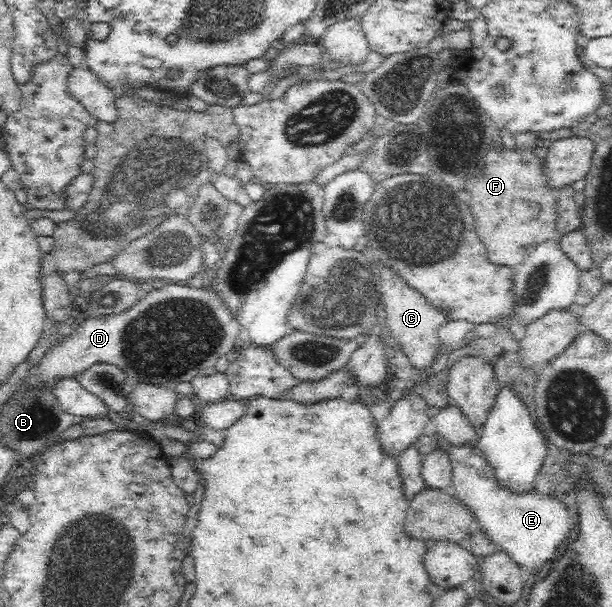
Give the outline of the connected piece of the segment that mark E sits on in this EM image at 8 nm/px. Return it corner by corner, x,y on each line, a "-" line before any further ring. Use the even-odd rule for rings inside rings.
442,441
449,449
452,462
450,490
467,503
476,517
477,527
487,532
501,549
507,550
513,559
531,570
541,570
546,562
560,551
557,544
571,528
571,514
565,502
549,492
541,494
535,487
513,489
503,485
495,473
495,468
485,457
478,445
453,445

